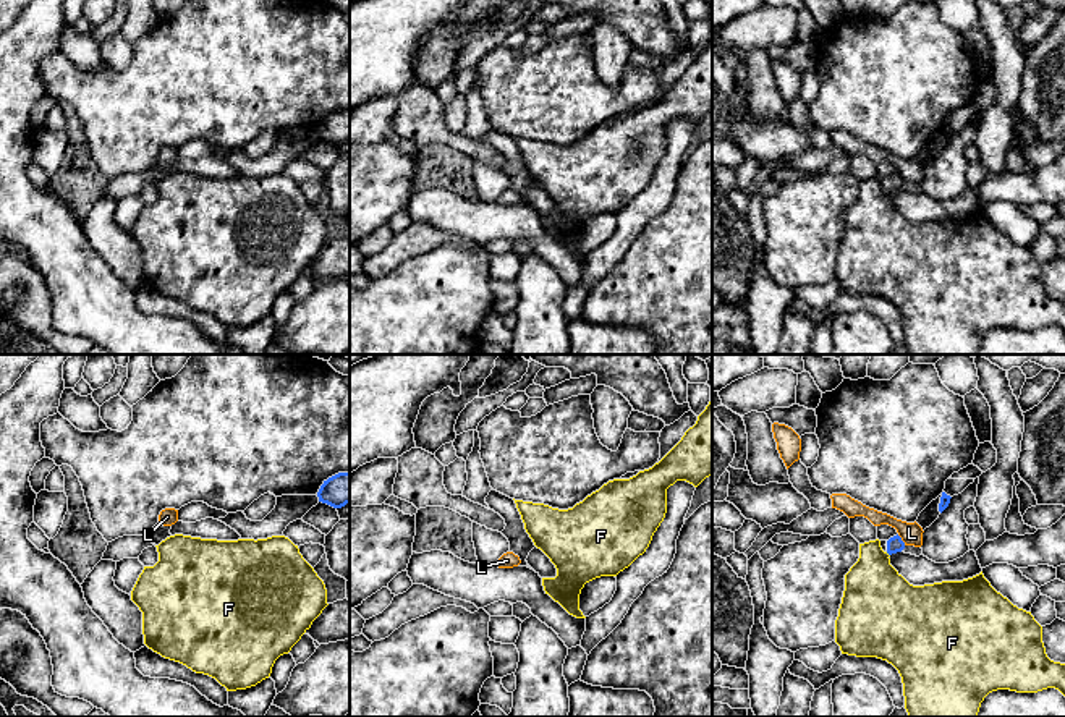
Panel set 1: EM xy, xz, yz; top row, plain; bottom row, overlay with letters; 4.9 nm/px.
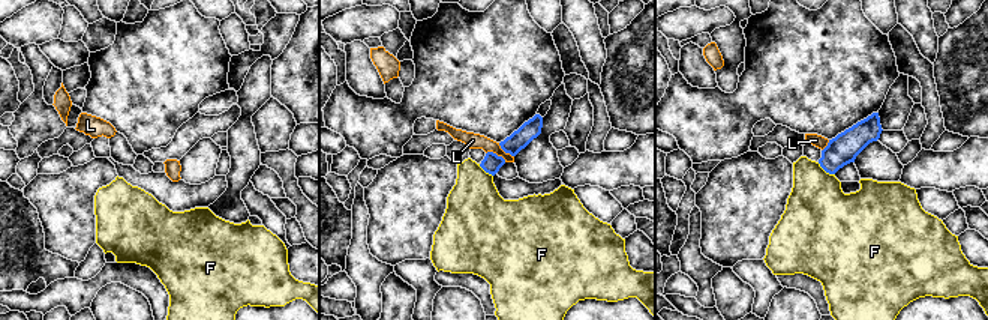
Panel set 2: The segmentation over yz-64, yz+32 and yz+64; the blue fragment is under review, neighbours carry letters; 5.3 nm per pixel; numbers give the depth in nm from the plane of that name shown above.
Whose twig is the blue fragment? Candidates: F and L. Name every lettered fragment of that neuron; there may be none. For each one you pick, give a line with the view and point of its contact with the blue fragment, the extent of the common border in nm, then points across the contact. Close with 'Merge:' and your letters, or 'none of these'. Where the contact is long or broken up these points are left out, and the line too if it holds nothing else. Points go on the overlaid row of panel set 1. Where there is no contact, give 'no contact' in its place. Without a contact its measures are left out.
Merge: none of these

